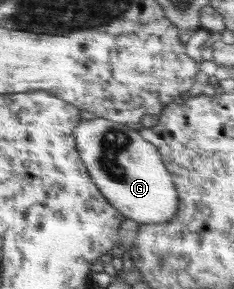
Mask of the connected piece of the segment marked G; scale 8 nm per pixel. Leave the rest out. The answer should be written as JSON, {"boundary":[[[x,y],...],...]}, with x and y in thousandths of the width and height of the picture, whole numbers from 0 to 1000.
{"boundary":[[[449,408],[346,415],[312,450],[321,509],[363,564],[389,619],[538,754],[598,775],[714,775],[756,740],[765,668],[739,637],[739,606],[714,592],[671,509],[611,481],[594,453]]]}

